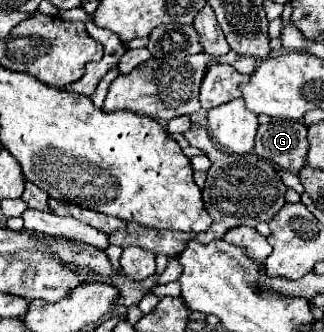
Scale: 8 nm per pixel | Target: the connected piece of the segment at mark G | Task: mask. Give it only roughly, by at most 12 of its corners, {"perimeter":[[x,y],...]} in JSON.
{"perimeter":[[272,120],[254,152],[298,174],[308,140],[302,120]]}

